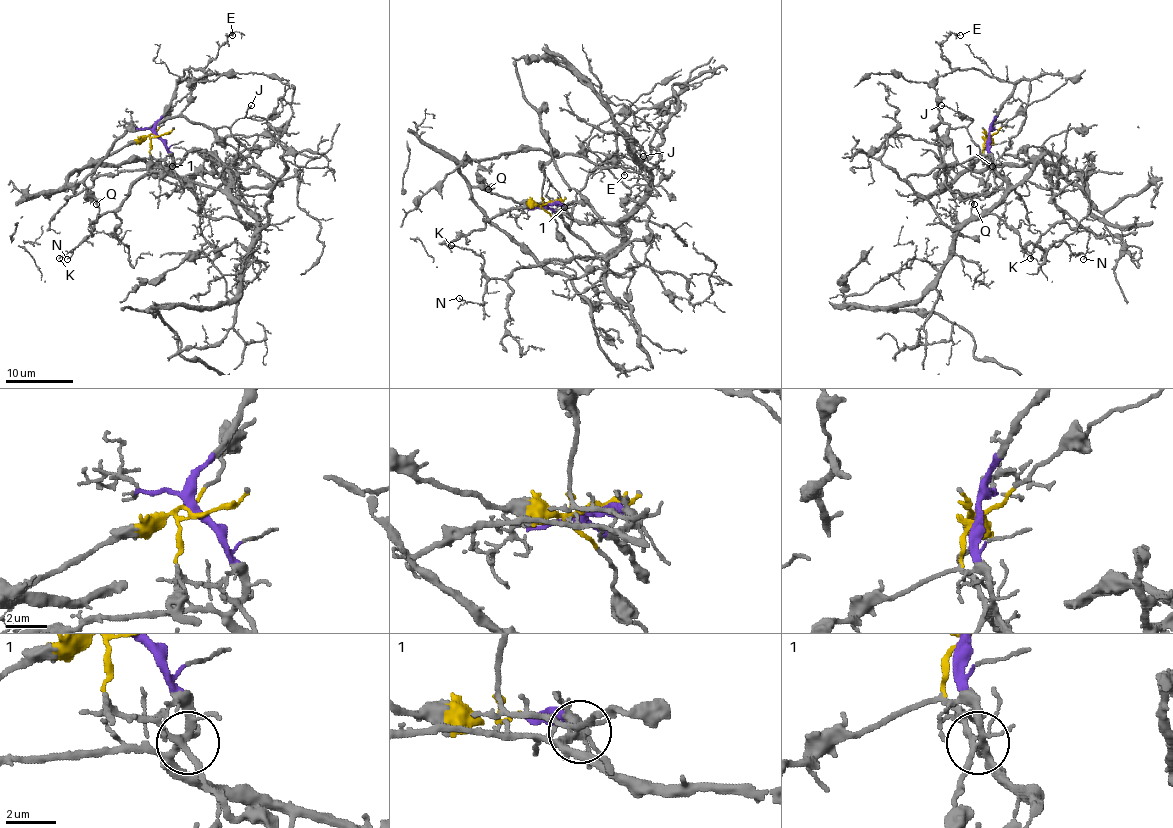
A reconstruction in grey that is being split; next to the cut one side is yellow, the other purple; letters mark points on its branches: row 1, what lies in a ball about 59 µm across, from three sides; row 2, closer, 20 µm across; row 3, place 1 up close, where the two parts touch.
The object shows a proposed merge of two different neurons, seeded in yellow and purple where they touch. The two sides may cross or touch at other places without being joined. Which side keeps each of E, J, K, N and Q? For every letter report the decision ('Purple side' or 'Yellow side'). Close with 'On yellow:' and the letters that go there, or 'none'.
E: Purple side
J: Yellow side
K: Purple side
N: Purple side
Q: Yellow side
On yellow: J, Q

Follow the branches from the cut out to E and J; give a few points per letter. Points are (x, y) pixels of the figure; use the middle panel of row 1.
E: (547, 204), (567, 229), (577, 192), (596, 167), (615, 155), (625, 175)
J: (547, 202), (521, 204), (474, 187), (459, 167), (523, 150), (574, 153), (604, 165), (632, 187), (643, 156)

